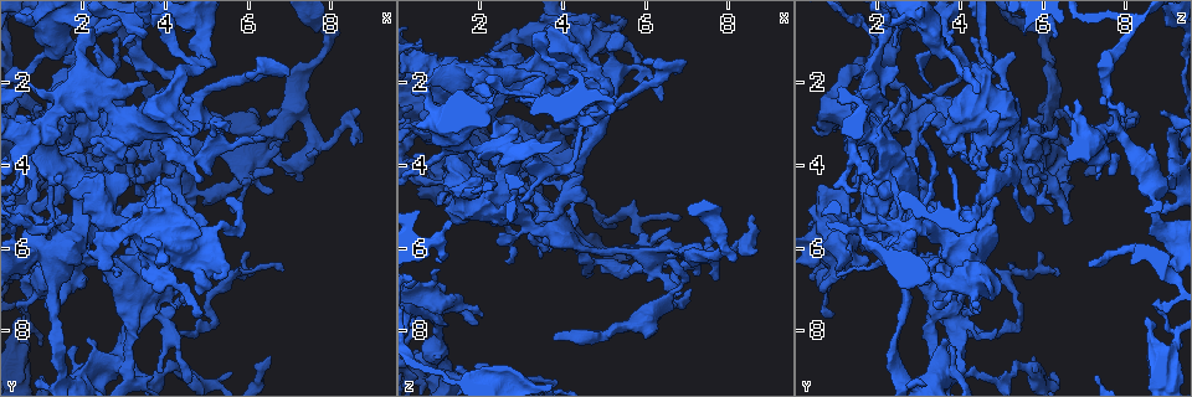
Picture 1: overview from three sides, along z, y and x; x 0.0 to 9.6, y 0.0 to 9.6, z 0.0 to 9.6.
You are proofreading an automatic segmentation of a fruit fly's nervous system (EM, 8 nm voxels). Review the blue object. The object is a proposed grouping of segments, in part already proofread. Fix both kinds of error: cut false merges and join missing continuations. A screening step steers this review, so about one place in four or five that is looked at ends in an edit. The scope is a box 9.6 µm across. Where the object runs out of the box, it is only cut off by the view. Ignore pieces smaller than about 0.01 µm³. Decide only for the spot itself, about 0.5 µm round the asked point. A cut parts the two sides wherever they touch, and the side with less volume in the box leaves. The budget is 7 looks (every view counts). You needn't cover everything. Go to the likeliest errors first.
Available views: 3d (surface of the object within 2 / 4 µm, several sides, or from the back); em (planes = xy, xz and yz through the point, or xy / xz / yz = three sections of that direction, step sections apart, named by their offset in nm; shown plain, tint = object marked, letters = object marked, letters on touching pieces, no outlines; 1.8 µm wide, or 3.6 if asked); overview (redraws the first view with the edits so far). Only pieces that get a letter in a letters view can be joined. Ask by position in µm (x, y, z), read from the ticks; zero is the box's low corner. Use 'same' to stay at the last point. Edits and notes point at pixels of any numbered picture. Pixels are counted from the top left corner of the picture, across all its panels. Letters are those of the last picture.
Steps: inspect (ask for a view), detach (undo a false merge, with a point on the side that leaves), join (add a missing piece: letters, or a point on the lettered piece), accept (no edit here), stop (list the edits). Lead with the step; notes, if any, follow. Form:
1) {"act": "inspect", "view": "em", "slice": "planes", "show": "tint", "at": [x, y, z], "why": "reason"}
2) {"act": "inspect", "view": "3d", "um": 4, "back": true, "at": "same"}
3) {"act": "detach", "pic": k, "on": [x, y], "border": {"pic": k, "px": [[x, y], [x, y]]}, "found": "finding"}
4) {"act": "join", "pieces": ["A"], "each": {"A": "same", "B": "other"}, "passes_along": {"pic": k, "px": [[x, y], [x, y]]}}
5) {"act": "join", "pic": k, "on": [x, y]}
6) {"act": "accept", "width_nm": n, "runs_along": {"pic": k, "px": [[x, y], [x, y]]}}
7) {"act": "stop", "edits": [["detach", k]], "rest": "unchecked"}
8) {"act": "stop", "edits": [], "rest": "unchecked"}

{"act": "inspect", "view": "em", "slice": "planes", "show": "tint", "at": [4.70, 2.75, 2.85]}

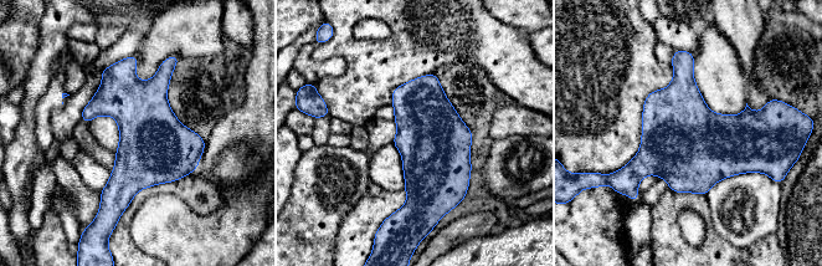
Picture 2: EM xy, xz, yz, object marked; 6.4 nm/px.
{"act": "inspect", "view": "em", "slice": "planes", "show": "letters", "at": "same"}

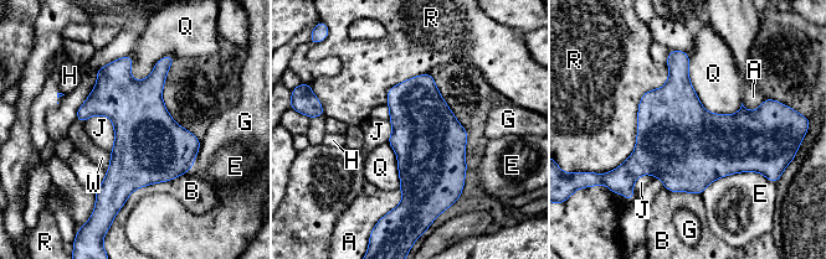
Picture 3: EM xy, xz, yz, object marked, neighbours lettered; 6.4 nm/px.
{"act": "accept", "longest_contact_nm": ["R", 800], "each": {"A": "other", "B": "other", "E": "other", "G": "other", "H": "other", "J": "other", "Q": "other", "R": "other", "W": "other"}, "border": {"pic": 3, "px": [[90, 115], [112, 122], [111, 153]]}, "found": "one cell here"}

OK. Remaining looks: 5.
{"act": "inspect", "view": "3d", "um": 4, "at": [6.45, 8.65, 5.80], "why": "an open end"}

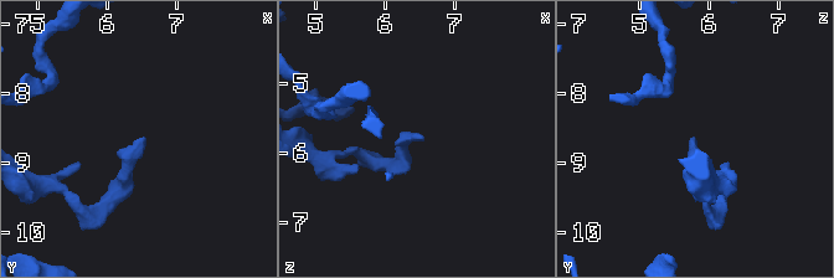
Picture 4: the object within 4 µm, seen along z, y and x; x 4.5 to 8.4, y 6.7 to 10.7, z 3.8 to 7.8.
{"act": "inspect", "view": "em", "slice": "xy", "step": 8, "show": "letters", "at": [6.50, 8.65, 5.80], "why": "now the EM"}

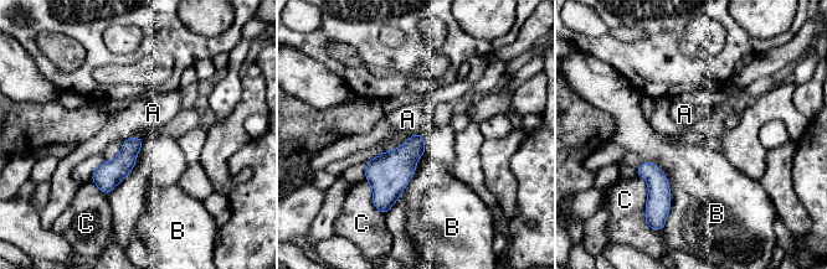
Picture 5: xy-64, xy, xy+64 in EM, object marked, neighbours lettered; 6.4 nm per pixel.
{"act": "inspect", "view": "em", "slice": "planes", "show": "letters", "at": "same", "why": "another direction"}

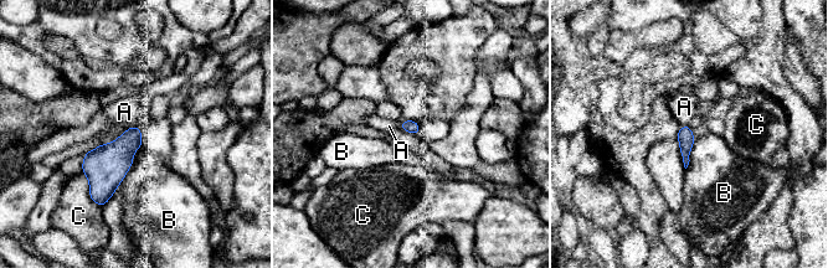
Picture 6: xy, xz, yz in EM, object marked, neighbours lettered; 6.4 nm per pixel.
{"act": "accept", "longest_contact_nm": ["B", 300], "each": {"A": "other", "B": "other", "C": "other"}, "found": "none of them fits"}

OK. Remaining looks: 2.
{"act": "inspect", "view": "em", "slice": "planes", "show": "letters", "at": [6.00, 1.90, 1.50]}

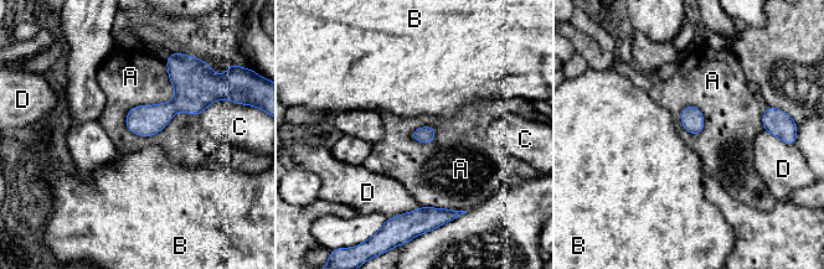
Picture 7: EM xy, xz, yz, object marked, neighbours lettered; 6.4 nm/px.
{"act": "accept", "width_nm": 110, "each": {"A": "other", "B": "other", "C": "other", "D": "other"}, "border": {"pic": 7, "px": [[165, 62], [137, 135]]}, "found": "none of them fits"}

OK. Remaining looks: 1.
{"act": "stop", "edits": [], "rest": "unchecked"}

